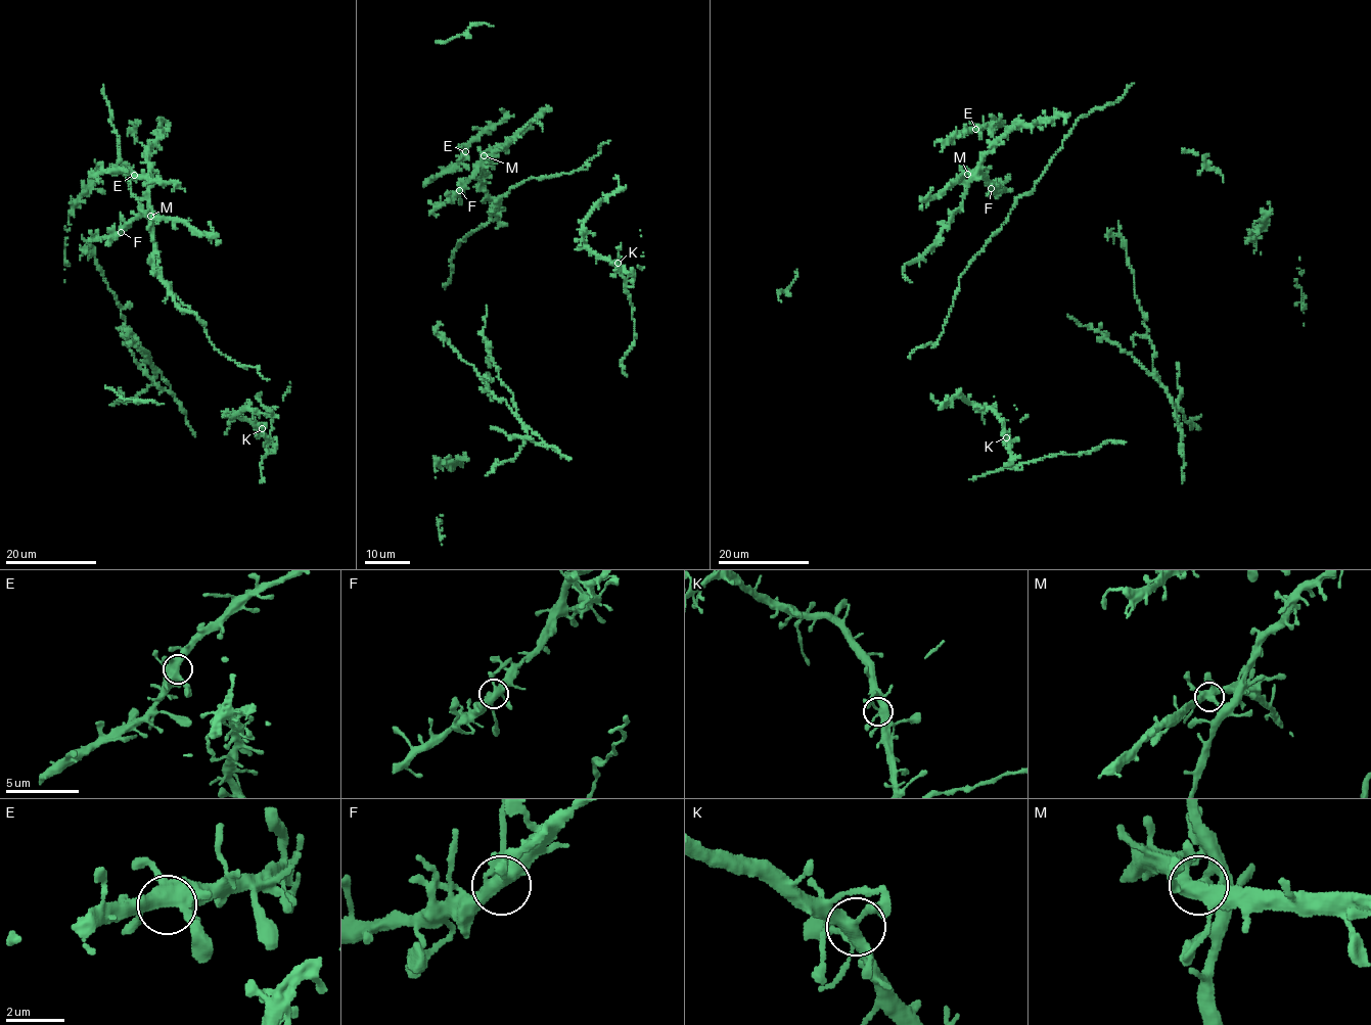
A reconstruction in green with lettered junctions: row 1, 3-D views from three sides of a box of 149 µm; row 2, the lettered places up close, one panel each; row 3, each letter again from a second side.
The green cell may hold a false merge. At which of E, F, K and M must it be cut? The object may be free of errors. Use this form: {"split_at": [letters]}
{"split_at": ["M"]}

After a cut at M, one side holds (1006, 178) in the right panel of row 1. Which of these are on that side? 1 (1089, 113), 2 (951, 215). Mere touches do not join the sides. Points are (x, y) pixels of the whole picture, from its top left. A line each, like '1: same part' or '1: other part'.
1: same part
2: other part

